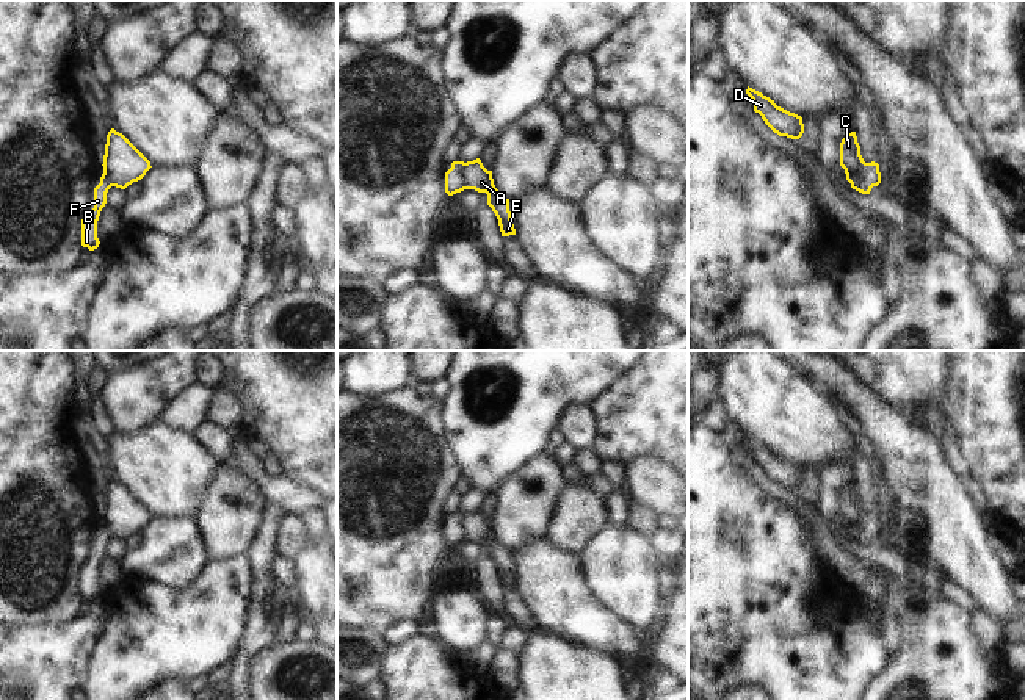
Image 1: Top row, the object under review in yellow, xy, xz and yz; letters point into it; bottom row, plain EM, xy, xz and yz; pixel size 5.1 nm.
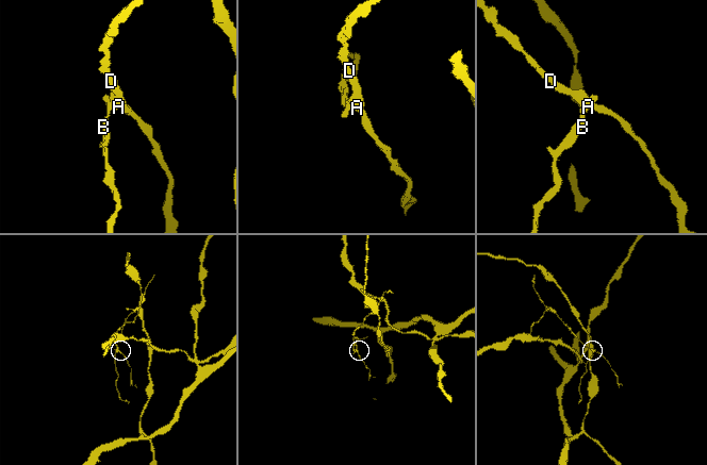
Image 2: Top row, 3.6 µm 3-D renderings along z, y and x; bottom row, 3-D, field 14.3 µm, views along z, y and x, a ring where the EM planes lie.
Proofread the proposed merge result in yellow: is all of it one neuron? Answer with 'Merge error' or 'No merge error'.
Merge error.

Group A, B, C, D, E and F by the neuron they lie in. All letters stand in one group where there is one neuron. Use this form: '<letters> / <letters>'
A C D E / B F

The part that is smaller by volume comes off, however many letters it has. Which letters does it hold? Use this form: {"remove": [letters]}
{"remove": ["B", "F"]}

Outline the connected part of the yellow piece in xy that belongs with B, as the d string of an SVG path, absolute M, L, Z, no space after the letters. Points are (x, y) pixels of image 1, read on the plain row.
M102 525L100 534L94 539L94 559L81 570L81 597L94 601L100 592L97 589L97 572L102 559L107 554L107 543L111 539L110 532Z

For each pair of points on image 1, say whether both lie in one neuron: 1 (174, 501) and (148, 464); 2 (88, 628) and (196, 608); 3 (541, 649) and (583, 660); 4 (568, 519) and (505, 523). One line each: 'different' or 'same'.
1: same
2: different
3: same
4: different

